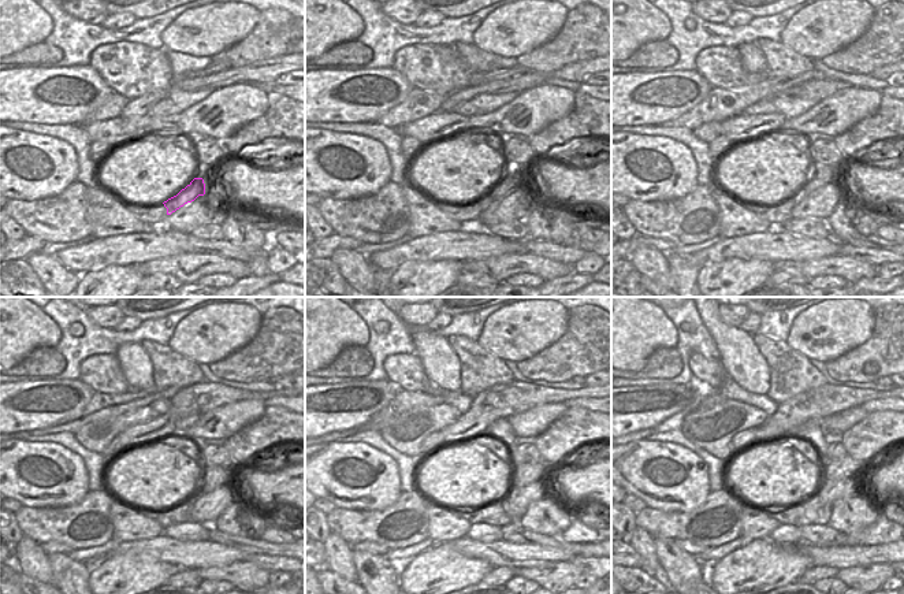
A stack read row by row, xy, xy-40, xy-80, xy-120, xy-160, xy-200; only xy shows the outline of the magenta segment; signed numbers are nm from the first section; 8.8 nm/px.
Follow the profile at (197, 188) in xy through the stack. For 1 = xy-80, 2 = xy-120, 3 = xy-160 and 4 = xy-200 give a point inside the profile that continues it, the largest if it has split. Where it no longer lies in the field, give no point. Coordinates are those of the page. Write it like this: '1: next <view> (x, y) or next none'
1: next xy-80 (822, 174)
2: next xy-120 (214, 476)
3: next xy-160 (523, 474)
4: next xy-200 (836, 468)

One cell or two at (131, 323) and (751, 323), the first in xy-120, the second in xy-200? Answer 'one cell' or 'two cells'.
one cell

